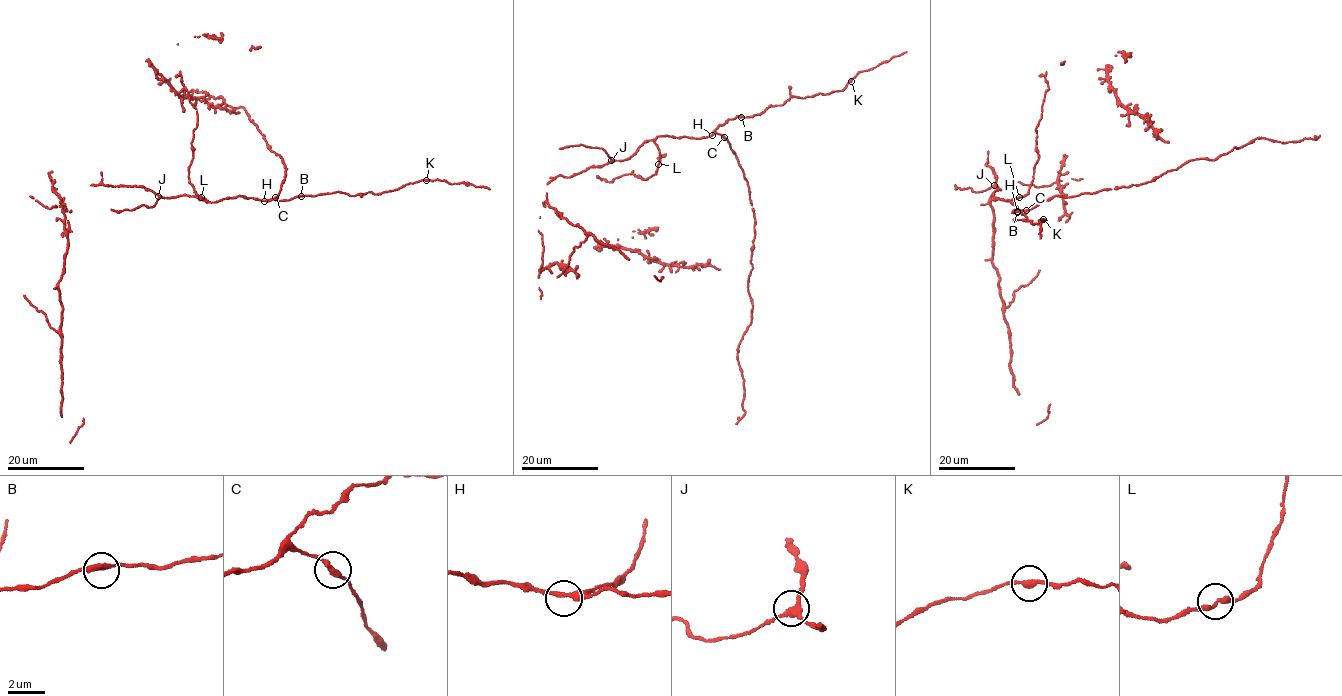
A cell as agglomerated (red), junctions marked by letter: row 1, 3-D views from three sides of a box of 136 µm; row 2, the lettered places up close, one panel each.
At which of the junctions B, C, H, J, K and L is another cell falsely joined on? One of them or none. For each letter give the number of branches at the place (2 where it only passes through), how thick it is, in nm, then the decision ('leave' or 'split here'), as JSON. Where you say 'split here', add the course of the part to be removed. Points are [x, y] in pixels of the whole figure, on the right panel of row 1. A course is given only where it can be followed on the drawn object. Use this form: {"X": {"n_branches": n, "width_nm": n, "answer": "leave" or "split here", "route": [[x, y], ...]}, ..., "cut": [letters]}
{"B": {"n_branches": 2, "width_nm": 320, "answer": "leave"}, "C": {"n_branches": 2, "width_nm": 320, "answer": "leave"}, "H": {"n_branches": 2, "width_nm": 280, "answer": "leave"}, "J": {"n_branches": 3, "width_nm": 280, "answer": "leave"}, "K": {"n_branches": 2, "width_nm": 300, "answer": "leave"}, "L": {"n_branches": 2, "width_nm": 240, "answer": "leave"}, "cut": []}

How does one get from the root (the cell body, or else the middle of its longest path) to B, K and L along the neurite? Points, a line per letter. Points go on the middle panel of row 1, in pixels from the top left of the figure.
B: (711, 135), (728, 119), (741, 117)
K: (711, 135), (728, 119), (761, 114), (791, 97), (805, 97), (843, 90), (851, 81)
L: (711, 135), (691, 138), (658, 136), (654, 141), (659, 150), (658, 163)

